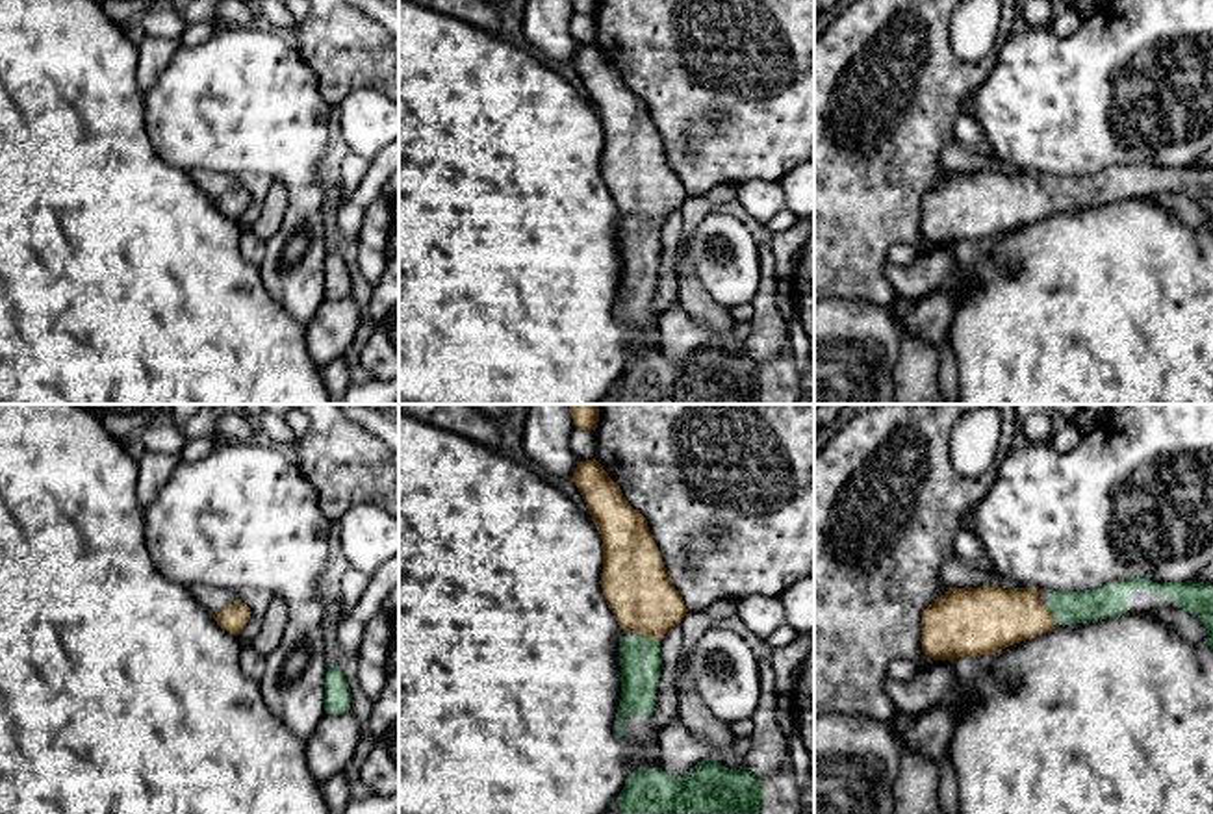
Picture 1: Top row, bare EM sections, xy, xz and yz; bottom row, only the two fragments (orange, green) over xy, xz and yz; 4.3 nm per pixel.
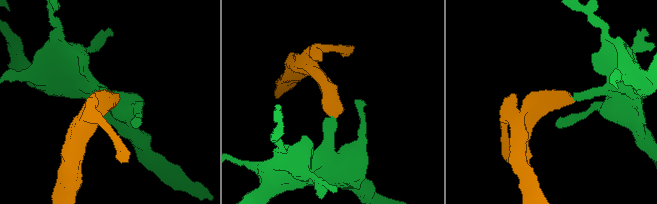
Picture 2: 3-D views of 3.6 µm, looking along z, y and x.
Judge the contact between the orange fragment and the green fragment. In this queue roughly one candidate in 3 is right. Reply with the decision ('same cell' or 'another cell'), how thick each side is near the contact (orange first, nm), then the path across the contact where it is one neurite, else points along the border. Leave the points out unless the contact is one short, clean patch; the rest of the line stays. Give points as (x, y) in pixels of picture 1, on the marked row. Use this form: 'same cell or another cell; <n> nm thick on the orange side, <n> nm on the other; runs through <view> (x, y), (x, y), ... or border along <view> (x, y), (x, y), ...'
same cell; 280 nm thick on the orange side, 180 nm on the other; runs through xz (635, 583), (650, 607), (650, 638), (640, 661)

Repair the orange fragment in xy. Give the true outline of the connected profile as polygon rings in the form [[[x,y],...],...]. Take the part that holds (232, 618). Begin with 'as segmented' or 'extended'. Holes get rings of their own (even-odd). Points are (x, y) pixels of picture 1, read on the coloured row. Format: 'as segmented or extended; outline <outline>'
as segmented; outline [[[239,601],[217,610],[213,619],[223,630],[239,636],[250,619],[250,608]]]

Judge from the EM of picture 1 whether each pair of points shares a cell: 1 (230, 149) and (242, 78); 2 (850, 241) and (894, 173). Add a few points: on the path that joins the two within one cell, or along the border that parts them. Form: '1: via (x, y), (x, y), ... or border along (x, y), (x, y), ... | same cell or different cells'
1: via (230, 132), (230, 110), (242, 95) | same cell
2: via (850, 225), (850, 217), (878, 190) | same cell

